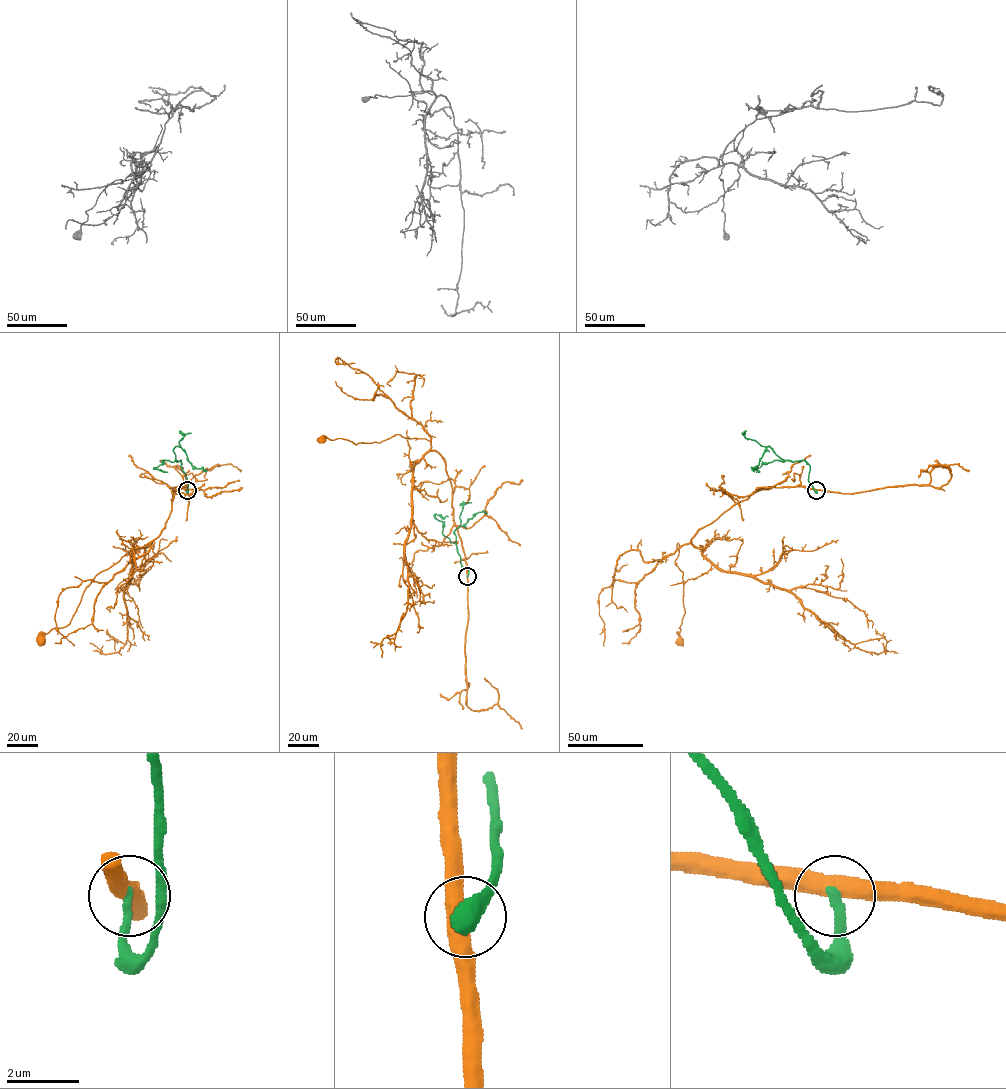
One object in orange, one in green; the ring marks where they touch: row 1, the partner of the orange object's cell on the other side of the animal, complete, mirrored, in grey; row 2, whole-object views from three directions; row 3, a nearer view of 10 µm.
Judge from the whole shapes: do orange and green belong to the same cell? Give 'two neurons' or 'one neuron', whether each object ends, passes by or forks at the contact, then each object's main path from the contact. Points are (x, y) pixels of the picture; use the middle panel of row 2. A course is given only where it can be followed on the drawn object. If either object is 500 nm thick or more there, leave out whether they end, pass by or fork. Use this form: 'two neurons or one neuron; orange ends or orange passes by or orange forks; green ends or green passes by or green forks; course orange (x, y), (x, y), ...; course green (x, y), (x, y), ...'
two neurons; orange passes by; green ends; course orange (467, 576), (446, 461), (431, 449), (429, 441), (399, 434), (380, 442), (355, 444), (341, 438), (322, 439); course green (467, 576), (468, 568), (461, 569), (454, 531), (479, 512), (487, 513)

